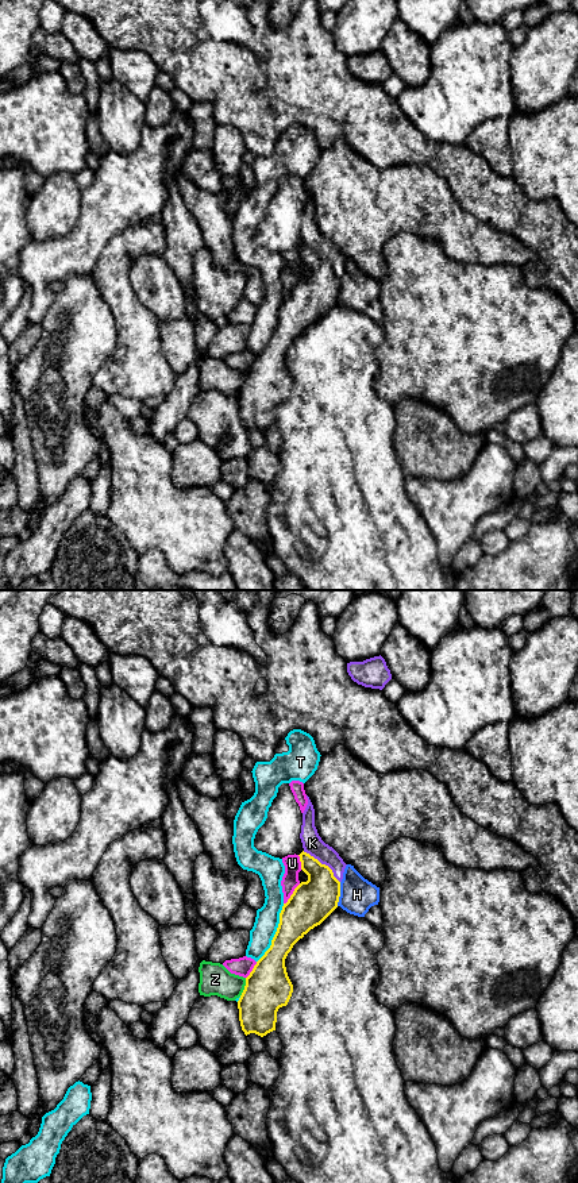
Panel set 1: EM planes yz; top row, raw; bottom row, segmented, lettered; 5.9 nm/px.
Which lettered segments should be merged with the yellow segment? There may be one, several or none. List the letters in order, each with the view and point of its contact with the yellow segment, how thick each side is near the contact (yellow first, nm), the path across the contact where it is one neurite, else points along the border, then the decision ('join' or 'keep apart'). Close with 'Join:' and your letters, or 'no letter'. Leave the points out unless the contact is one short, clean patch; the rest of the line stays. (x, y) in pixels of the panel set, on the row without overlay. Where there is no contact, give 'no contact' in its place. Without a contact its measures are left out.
H: contact yz (339, 289); calibres 260 and 200 nm; keep apart
K: contact yz (323, 259); calibres 260 and 120 nm; way yz (312, 296), (323, 282), (323, 259), (318, 254), (312, 238); join
T: contact yz (276, 328); calibres 240 and 140 nm; keep apart
U: contact yz (292, 289); calibres 260 and 100 nm; keep apart
Z: contact yz (245, 382); calibres 280 and 190 nm; border yz (246, 373), (246, 380), (239, 390); keep apart
Join: K

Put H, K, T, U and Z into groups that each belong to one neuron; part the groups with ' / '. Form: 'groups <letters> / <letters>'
groups H / K / T / U / Z

